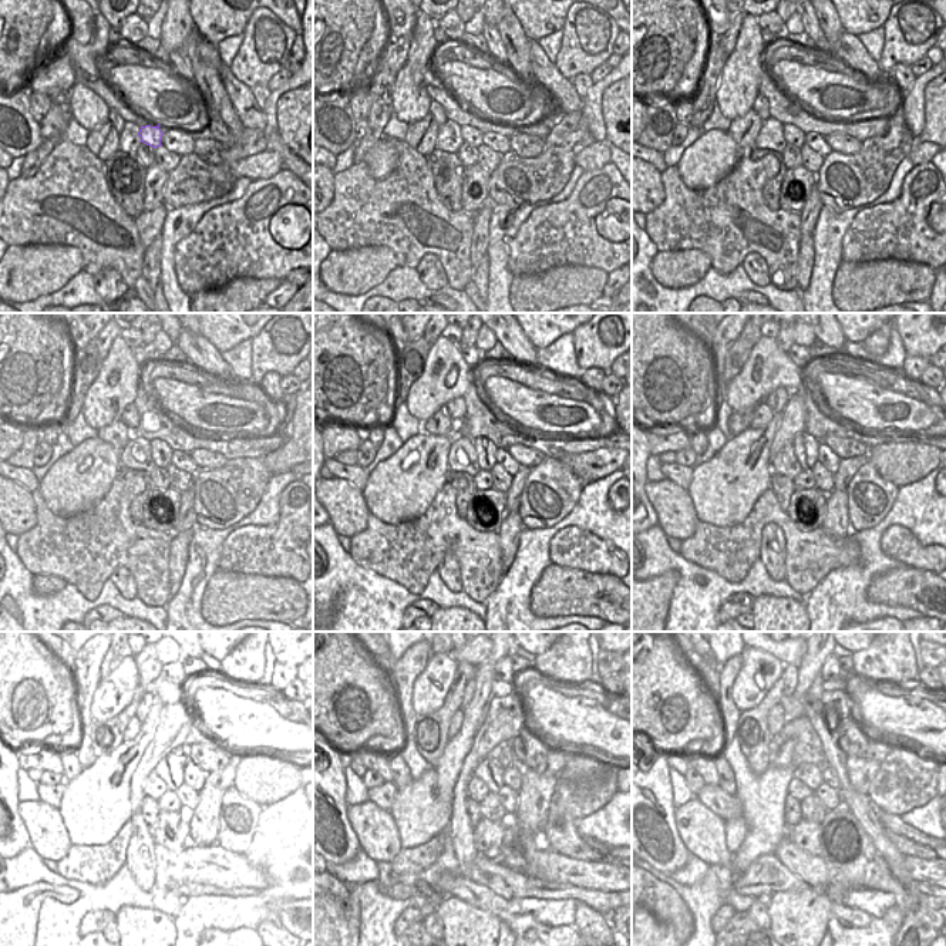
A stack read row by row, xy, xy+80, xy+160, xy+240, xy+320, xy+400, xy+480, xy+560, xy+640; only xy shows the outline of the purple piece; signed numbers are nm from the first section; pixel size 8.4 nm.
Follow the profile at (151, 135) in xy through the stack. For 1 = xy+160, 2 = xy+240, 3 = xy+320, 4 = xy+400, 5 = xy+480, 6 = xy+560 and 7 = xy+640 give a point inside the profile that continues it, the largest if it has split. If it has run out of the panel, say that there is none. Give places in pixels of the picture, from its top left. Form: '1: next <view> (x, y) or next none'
1: next xy+160 (793, 135)
2: next xy+240 (161, 453)
3: next xy+320 (485, 448)
4: next xy+400 (805, 447)
5: next xy+480 (169, 768)
6: next xy+560 (490, 771)
7: next xy+640 (810, 774)

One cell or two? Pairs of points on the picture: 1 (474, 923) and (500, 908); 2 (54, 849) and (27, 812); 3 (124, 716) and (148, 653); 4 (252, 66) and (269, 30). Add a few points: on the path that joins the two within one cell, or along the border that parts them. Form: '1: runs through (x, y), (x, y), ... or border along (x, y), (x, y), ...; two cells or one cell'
1: border along (460, 899), (491, 912), (500, 921); two cells
2: runs through (50, 841), (40, 831), (40, 825), (36, 821); one cell
3: runs through (135, 700), (147, 669); one cell
4: runs through (259, 57), (265, 50), (266, 39); one cell

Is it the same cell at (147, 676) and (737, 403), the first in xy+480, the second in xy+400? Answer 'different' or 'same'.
different

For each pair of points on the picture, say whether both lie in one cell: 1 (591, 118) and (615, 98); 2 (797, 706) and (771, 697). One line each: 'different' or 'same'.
1: different
2: different

